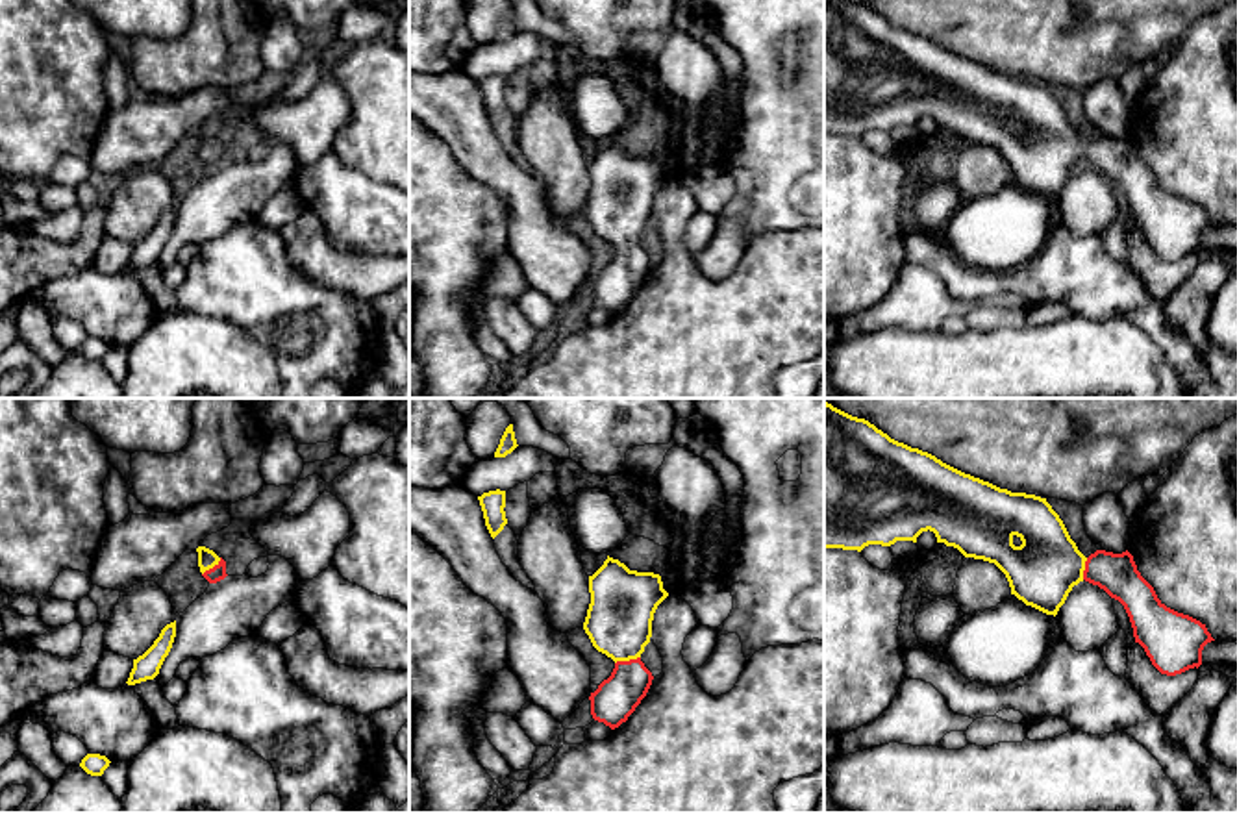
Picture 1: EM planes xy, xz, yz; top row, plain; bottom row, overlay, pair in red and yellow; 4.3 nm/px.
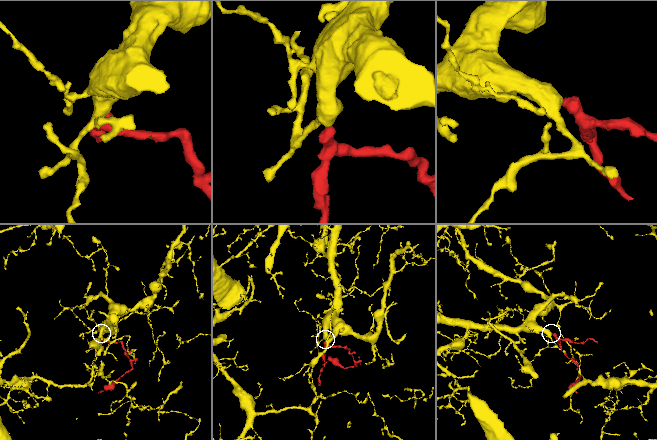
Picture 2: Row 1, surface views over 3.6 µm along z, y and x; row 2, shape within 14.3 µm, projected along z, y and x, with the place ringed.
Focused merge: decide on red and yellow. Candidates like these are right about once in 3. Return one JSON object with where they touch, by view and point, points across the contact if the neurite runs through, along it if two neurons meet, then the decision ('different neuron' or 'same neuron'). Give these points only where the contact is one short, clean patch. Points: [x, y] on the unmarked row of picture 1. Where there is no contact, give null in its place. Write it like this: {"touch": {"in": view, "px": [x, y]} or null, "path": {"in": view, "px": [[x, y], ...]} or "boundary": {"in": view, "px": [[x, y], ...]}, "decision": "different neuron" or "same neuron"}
{"touch": {"in": "xz", "px": [626, 247]}, "path": {"in": "xz", "px": [[617, 282], [626, 271], [626, 247], [619, 204]]}, "decision": "same neuron"}

